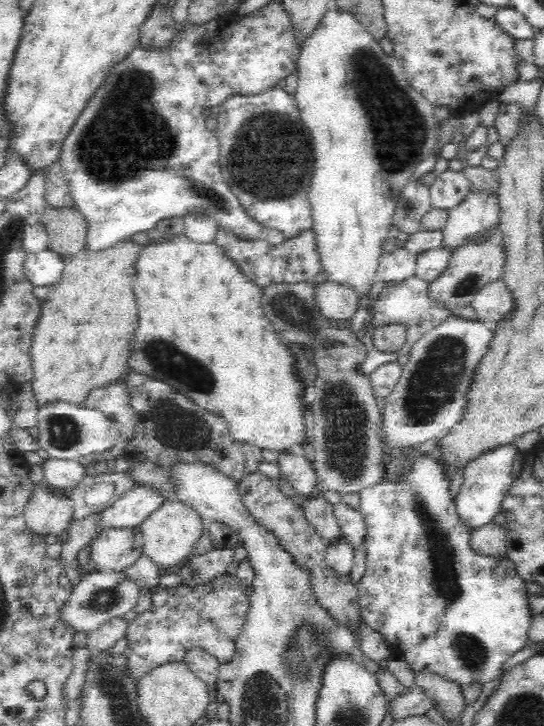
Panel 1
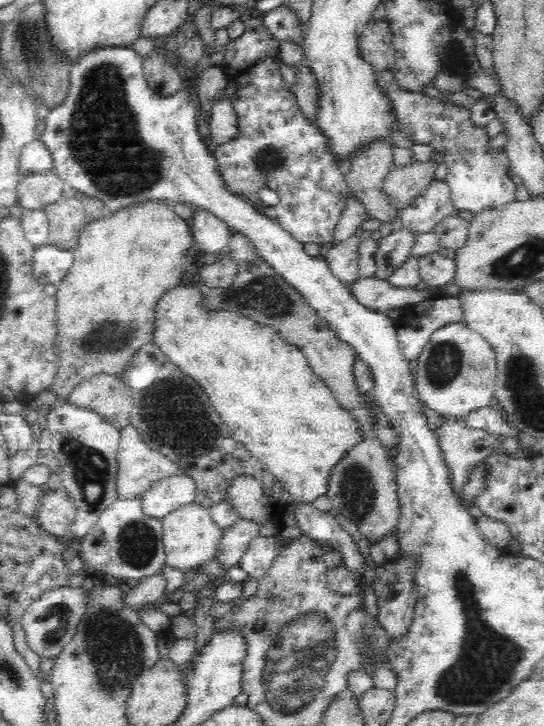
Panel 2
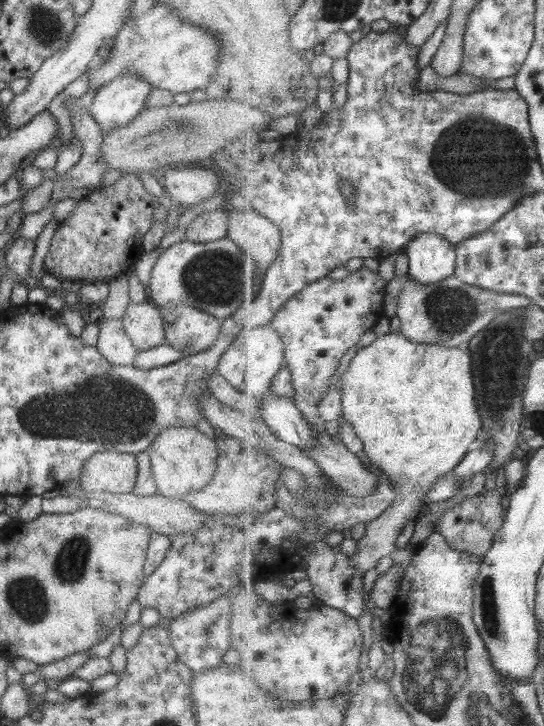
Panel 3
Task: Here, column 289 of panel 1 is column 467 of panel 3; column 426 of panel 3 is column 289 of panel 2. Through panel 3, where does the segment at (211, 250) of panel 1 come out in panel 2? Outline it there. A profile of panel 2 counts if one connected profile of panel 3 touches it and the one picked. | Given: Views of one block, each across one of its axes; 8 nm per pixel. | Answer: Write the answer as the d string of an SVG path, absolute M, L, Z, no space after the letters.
M191 280L188 283L183 283L178 289L171 291L168 295L160 298L159 306L157 307L157 330L154 333L154 343L160 347L160 350L170 362L174 363L184 374L190 376L196 382L200 382L200 386L209 396L212 407L216 409L216 412L222 417L222 420L226 423L230 436L244 445L252 456L255 456L259 461L265 464L265 467L270 474L273 474L276 480L278 480L282 487L289 494L290 504L298 508L298 506L304 506L304 504L314 504L318 496L324 496L328 492L328 482L330 482L330 472L332 468L354 448L358 446L360 442L364 442L364 425L360 423L360 417L352 411L352 409L346 409L338 397L333 394L333 391L327 382L317 376L314 373L314 369L308 364L308 359L304 356L304 353L293 344L284 342L284 339L279 337L279 334L275 333L275 330L270 327L263 326L254 320L245 318L240 314L234 312L222 312L206 314L200 307L200 299L203 297L201 294L201 286L199 282Z

